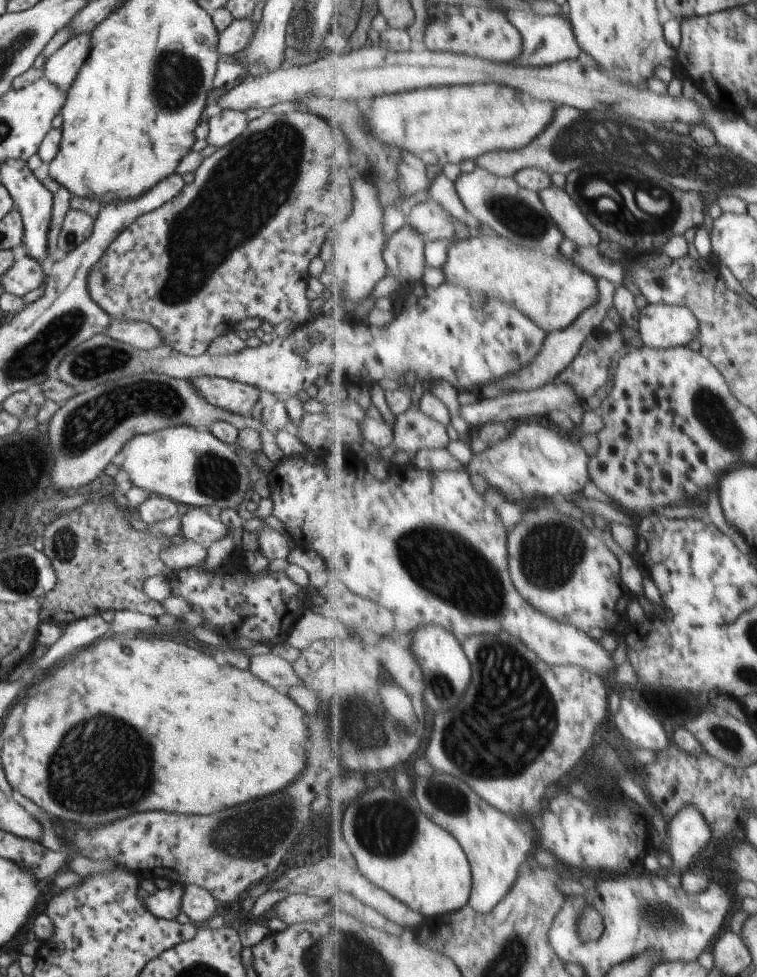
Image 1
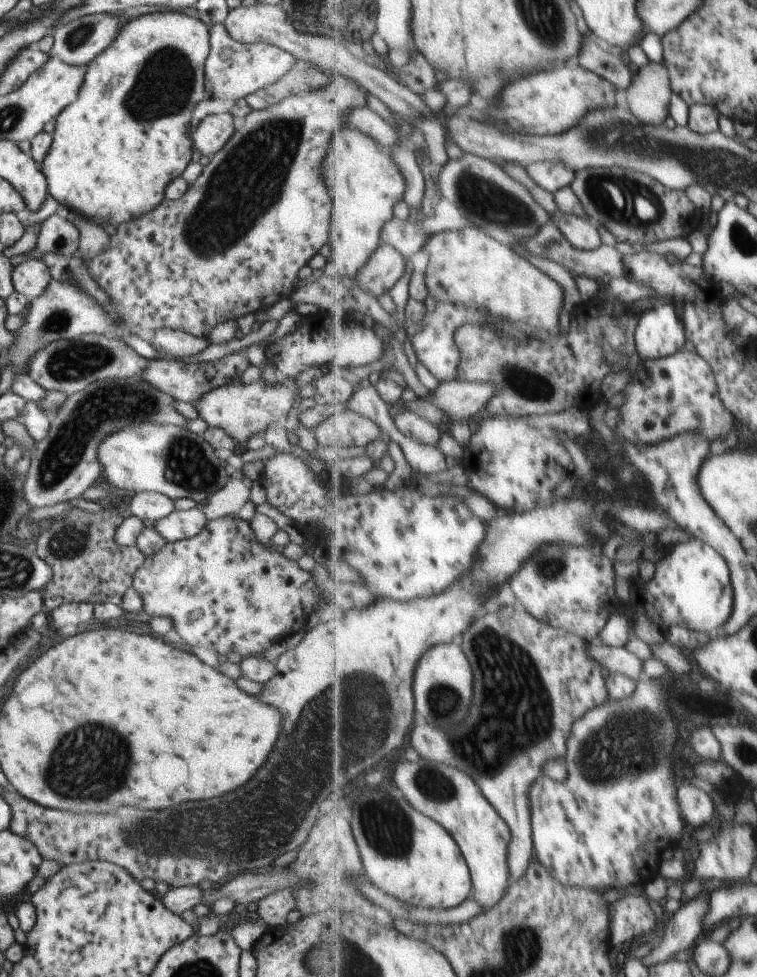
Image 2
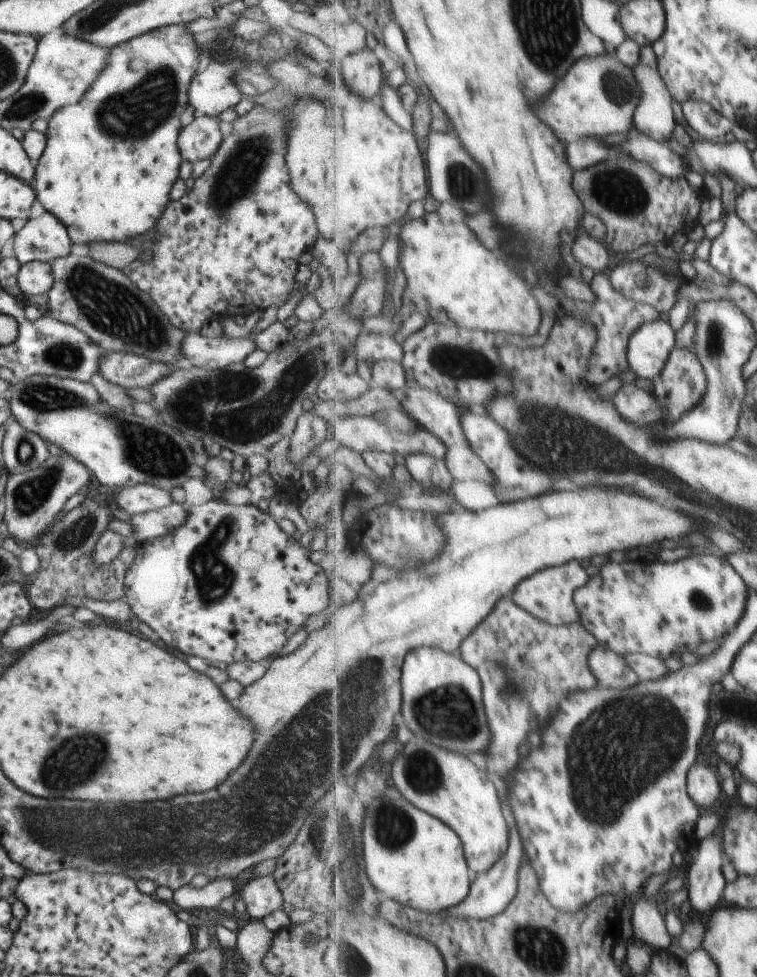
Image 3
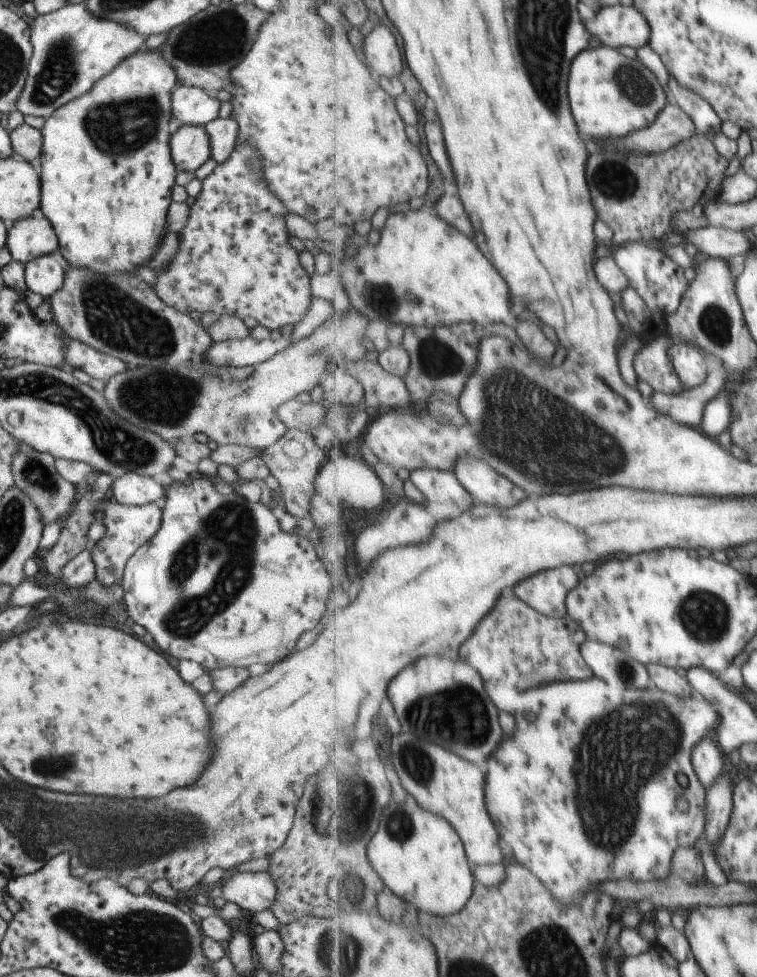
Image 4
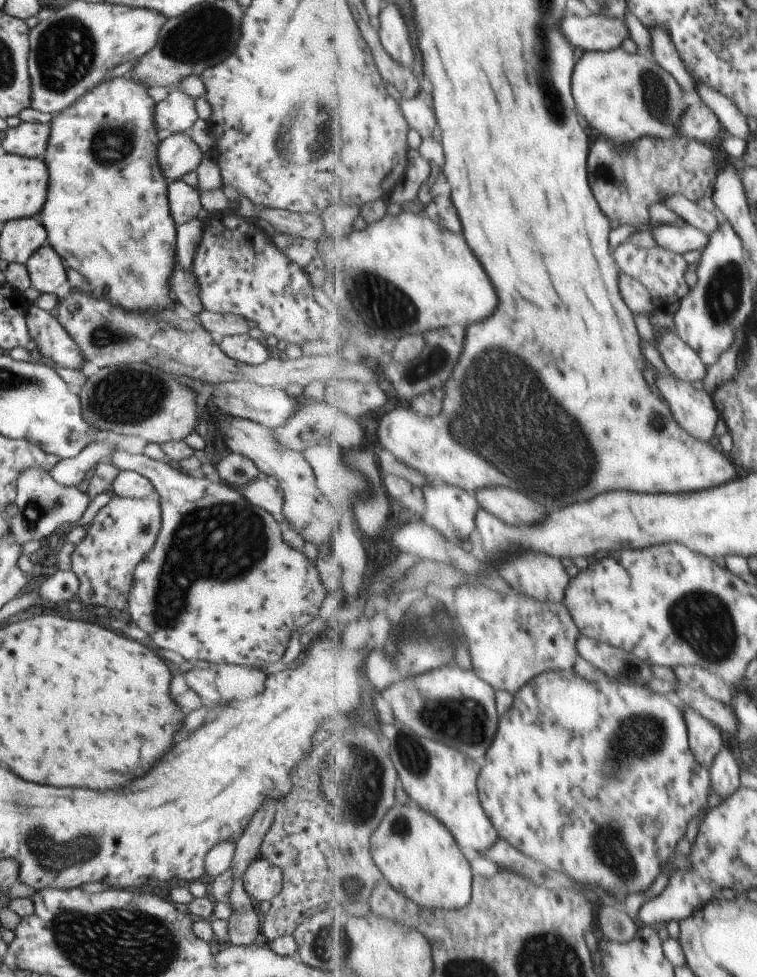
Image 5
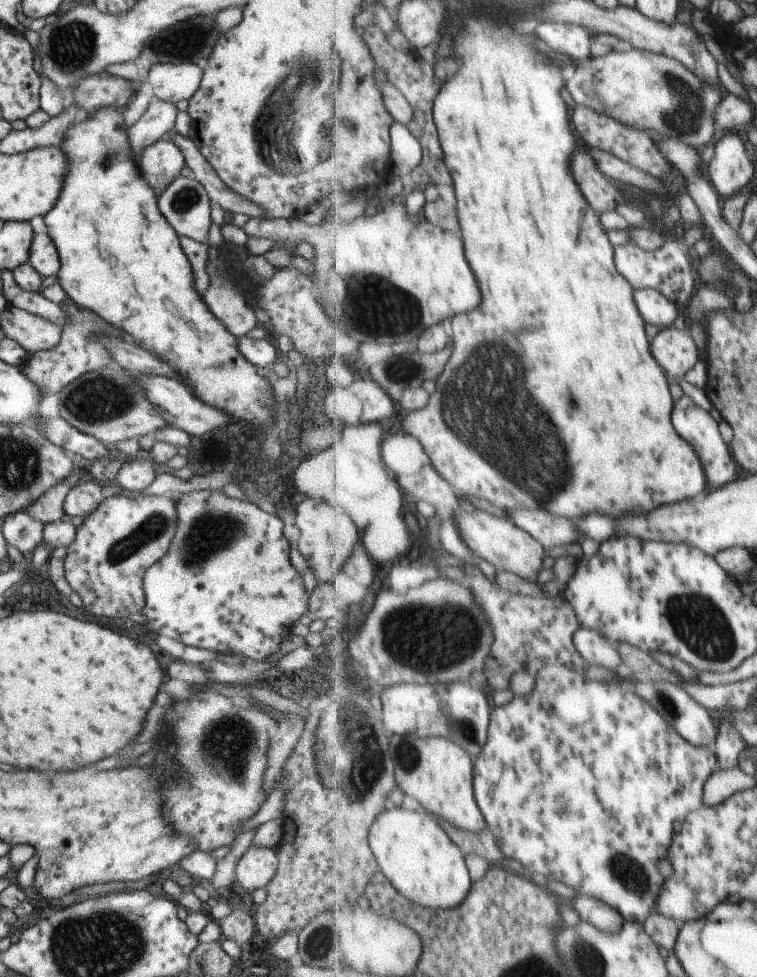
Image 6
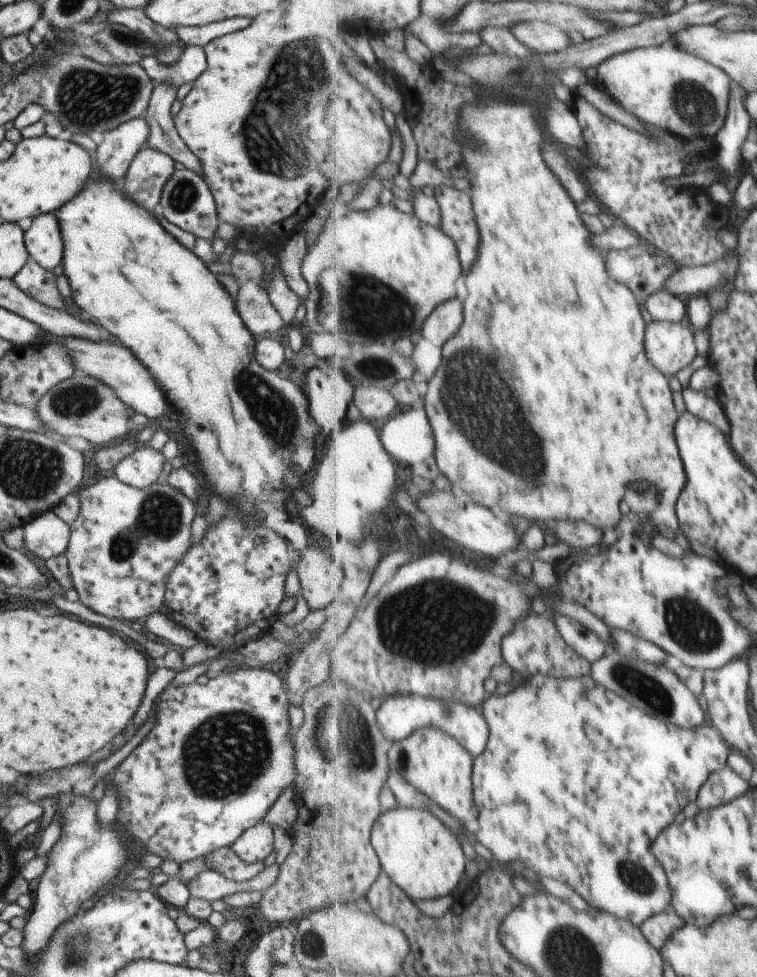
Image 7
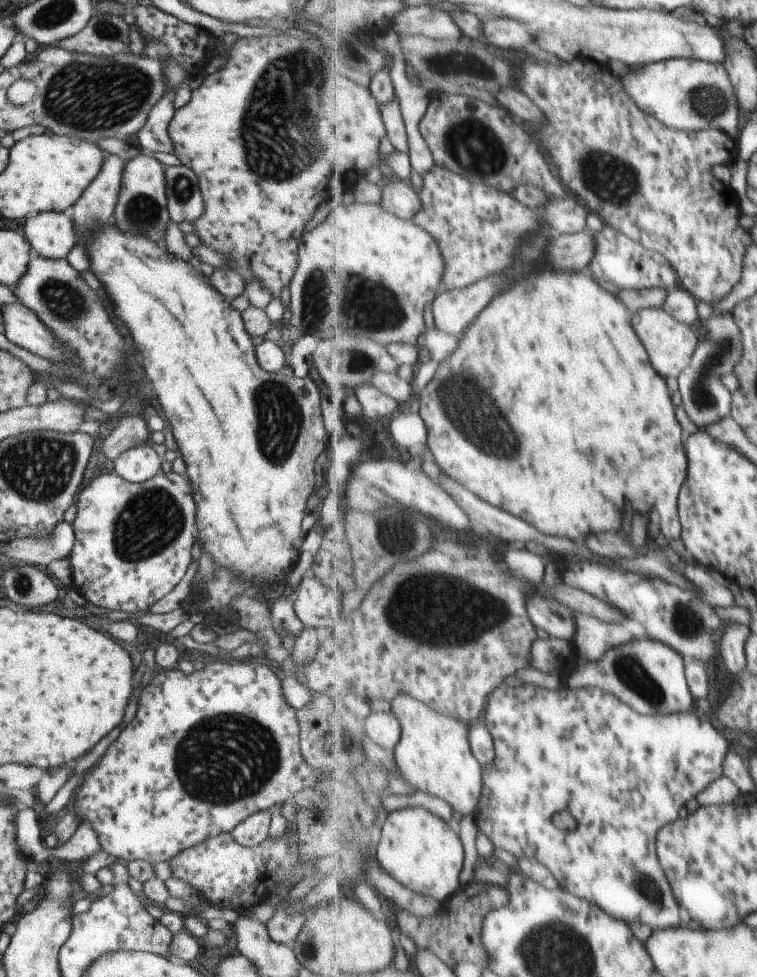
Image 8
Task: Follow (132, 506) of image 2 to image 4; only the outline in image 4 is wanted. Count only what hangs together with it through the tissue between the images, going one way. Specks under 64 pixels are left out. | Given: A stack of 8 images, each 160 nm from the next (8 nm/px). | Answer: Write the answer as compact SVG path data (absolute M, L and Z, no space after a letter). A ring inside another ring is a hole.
M133 471L118 476L112 482L111 494L119 504L129 506L161 503L164 496L161 484L150 476Z

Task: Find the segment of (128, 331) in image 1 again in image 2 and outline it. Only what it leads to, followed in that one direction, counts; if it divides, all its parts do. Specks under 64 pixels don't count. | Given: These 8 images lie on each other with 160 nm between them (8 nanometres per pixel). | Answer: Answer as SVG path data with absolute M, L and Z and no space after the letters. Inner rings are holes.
M171 328L153 330L153 338L151 339L152 348L159 354L175 358L195 356L208 345L206 338L195 338L191 334Z

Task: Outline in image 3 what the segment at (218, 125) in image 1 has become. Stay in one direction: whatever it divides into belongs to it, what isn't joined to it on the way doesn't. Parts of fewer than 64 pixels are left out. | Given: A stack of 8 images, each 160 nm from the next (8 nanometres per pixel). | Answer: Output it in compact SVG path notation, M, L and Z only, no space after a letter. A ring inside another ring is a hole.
M200 116L178 130L176 145L182 160L193 164L211 158L221 142L218 122L218 118Z

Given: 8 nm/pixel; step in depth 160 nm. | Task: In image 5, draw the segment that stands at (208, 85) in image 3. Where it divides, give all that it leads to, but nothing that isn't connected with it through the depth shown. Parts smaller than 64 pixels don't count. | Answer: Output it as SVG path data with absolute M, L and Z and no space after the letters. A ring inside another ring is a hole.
M169 90L166 98L156 104L154 118L157 132L165 128L171 134L186 133L198 119L195 100L189 98L185 92Z

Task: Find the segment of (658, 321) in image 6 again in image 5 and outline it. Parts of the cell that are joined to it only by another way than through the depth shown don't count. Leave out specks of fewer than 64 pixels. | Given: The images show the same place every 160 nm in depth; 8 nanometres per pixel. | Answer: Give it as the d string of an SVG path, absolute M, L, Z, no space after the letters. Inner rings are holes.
M622 271L619 272L619 290L623 300L635 314L652 316L658 311L651 292L648 292L647 288L639 280Z

